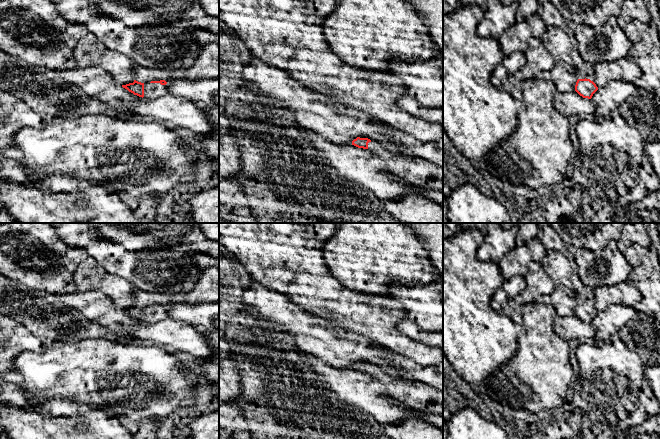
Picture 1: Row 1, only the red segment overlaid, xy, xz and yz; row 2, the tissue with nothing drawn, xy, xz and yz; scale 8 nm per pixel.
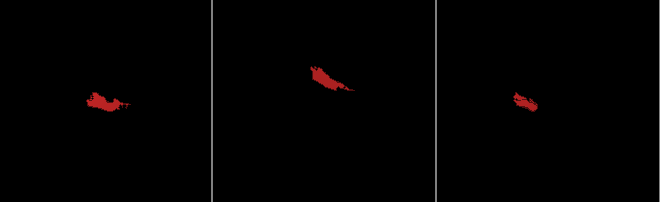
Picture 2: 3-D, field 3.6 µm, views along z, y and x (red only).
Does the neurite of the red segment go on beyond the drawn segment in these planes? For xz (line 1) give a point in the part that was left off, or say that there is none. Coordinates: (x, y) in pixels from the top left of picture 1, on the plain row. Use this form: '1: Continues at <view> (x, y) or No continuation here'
1: Continues at xz (420, 396)

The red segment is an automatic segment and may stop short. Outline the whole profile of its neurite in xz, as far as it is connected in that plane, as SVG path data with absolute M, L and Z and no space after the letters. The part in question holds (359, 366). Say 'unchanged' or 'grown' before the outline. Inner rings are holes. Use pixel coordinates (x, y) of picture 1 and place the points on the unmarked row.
grown; M357 361L352 369L368 373L387 387L389 394L396 400L429 415L443 417L443 392L422 382L409 383L394 380L368 362Z

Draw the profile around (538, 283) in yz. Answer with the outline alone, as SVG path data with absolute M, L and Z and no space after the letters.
M531 261L524 276L526 288L515 298L520 304L534 303L541 296L554 291L555 285L539 262Z

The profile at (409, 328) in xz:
M410 319L401 321L398 325L398 328L403 334L414 340L417 340L418 342L443 350L443 333L428 332L423 330Z

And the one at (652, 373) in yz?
M660 365L646 366L644 374L655 397L660 403Z

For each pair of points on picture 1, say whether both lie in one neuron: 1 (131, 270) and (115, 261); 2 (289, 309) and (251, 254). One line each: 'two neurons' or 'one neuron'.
1: one neuron
2: two neurons

